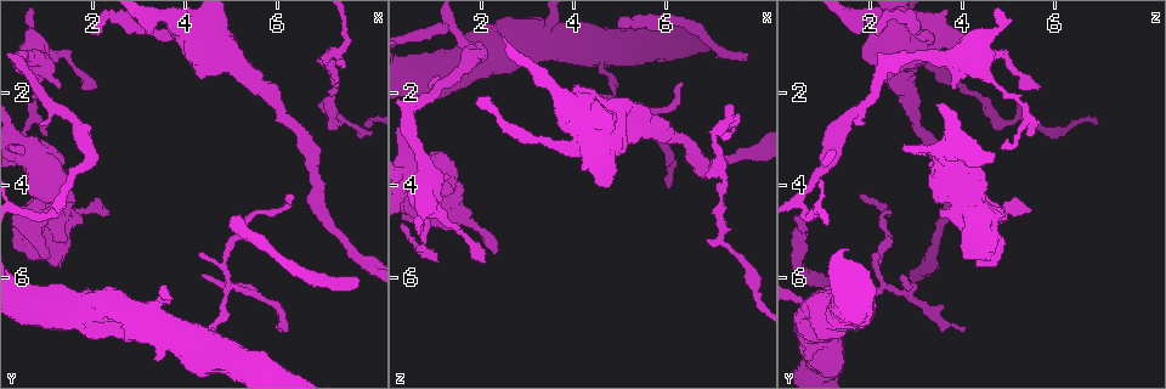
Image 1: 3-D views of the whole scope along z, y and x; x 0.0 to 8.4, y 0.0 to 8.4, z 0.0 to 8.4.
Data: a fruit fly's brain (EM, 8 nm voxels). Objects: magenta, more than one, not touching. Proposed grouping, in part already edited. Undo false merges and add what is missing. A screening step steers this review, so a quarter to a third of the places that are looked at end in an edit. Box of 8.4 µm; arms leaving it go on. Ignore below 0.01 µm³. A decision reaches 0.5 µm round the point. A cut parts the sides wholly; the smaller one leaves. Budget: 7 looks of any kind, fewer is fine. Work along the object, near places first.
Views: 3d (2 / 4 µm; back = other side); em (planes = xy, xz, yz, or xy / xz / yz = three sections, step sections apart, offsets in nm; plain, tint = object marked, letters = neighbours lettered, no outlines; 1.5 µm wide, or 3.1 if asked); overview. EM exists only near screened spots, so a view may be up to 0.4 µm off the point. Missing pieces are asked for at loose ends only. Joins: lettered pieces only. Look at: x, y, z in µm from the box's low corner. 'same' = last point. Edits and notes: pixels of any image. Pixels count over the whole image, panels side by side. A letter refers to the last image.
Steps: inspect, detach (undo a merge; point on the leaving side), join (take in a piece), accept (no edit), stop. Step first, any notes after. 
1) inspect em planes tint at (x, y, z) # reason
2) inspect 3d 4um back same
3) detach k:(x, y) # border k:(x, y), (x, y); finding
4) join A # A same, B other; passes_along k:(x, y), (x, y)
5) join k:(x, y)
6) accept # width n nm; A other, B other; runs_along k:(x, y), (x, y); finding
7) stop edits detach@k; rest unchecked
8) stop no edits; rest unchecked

inspect 3d 4um at (4.60, 7.25, 1.30)

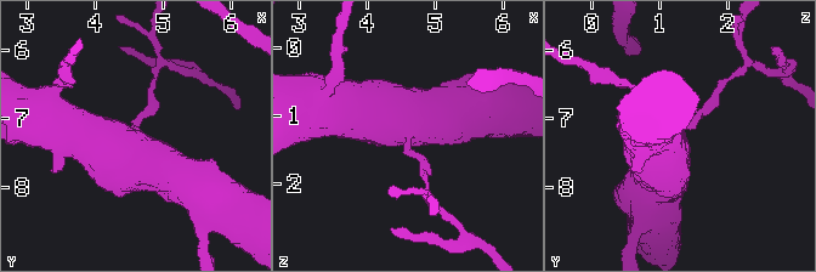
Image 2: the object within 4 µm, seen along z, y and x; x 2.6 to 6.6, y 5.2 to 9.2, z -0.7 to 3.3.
inspect em xz step 8 letters at (4.60, 7.25, 1.30) # now the EM

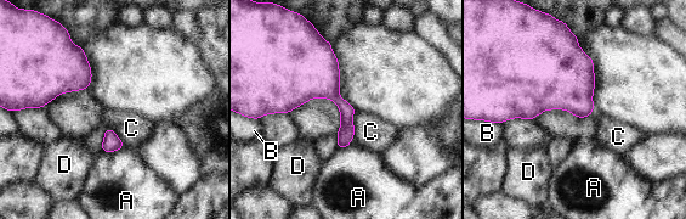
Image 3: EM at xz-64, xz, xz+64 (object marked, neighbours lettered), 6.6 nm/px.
inspect em planes letters same # cut it another way

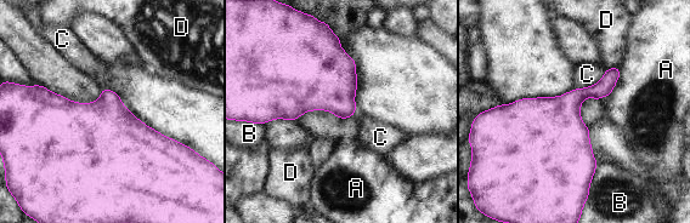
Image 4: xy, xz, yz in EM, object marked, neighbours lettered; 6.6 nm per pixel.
accept # width 280 nm; longest_contact C 260 nm; A other, B other, C other, D other; one neuron here

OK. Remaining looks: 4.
inspect 3d 4um at (7.75, 6.00, 1.20)

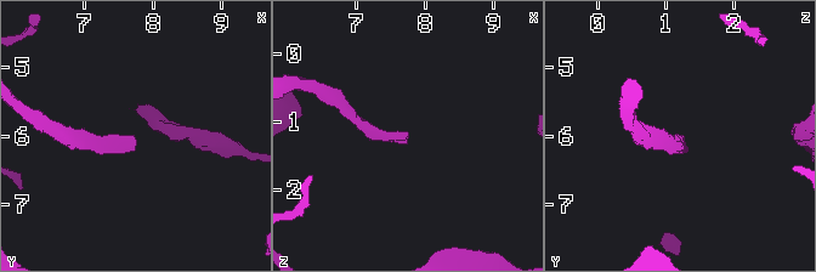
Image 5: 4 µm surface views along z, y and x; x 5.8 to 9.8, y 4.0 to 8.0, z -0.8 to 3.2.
inspect em planes letters at (7.75, 6.00, 1.20)

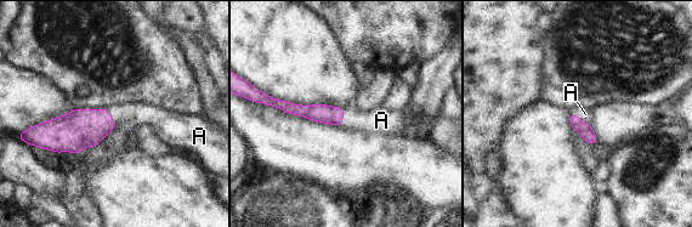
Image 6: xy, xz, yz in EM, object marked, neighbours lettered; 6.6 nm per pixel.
join A # A same; passes_along 6:(586, 131), (580, 118), (585, 114); the neuron continues

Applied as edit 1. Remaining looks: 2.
inspect em planes letters at (6.95, 2.15, 5.25) # free end

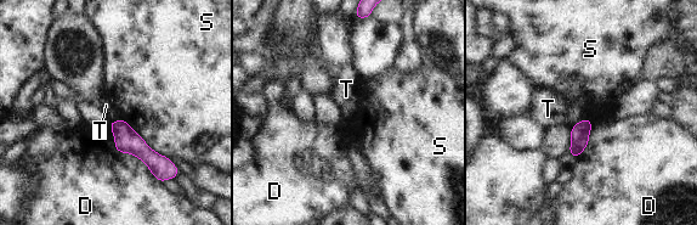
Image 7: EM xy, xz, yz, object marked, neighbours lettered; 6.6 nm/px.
accept # width 120 nm; D other, S other, T other; border 7:(589, 118), (578, 122), (571, 129); none of them fits

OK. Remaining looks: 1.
stop edits join@6; rest unchecked

